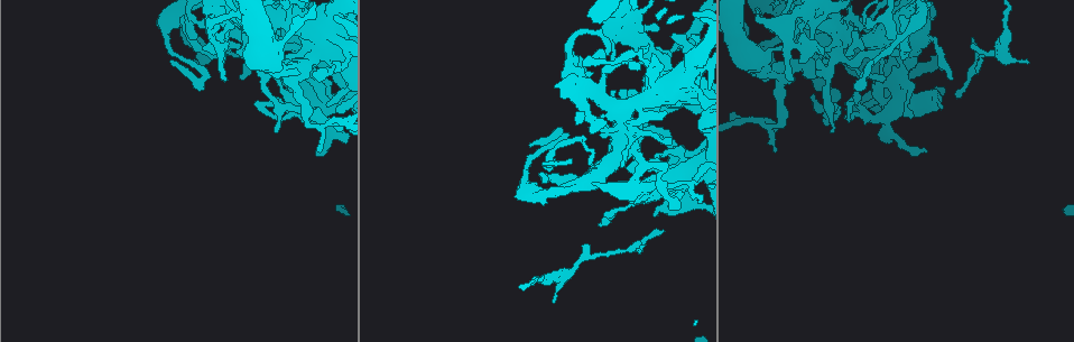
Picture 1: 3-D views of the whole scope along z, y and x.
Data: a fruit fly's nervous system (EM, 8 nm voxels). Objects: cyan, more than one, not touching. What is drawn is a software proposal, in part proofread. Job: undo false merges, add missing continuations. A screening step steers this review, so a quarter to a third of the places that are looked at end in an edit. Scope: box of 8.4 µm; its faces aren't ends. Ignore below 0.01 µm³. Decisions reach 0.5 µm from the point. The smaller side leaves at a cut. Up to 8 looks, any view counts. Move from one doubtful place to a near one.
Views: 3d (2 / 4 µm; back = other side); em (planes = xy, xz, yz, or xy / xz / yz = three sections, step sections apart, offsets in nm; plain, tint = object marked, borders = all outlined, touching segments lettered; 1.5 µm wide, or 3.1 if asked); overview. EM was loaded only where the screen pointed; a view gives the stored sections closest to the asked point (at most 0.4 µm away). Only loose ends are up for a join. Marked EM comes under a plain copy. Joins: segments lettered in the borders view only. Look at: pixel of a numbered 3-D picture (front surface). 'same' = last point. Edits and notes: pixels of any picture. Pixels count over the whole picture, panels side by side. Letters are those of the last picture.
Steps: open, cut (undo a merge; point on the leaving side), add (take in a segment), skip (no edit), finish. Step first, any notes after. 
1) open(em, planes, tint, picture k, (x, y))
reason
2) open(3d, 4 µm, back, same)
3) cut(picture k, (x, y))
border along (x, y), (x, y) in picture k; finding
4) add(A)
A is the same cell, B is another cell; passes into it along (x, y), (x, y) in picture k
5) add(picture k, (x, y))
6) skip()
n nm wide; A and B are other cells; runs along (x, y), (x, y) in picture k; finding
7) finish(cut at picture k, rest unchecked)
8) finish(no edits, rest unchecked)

open(em, planes, borders, picture 1, (774, 151))
thin end

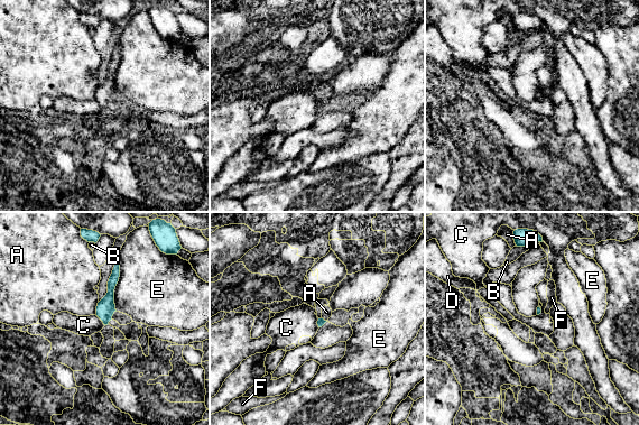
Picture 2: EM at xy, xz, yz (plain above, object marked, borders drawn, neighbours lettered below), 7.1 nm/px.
skip()
E touches over 400 nm; A, B, C, D, E and F are other cells; border along (95, 315), (104, 325) in picture 2; none of them fits

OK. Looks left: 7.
open(3d, 4 µm, picture 1, (571, 141))
abrupt turn

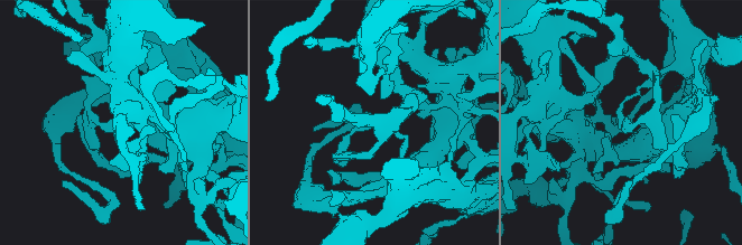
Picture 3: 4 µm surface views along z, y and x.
open(em, planes, tint, picture 3, (623, 126))

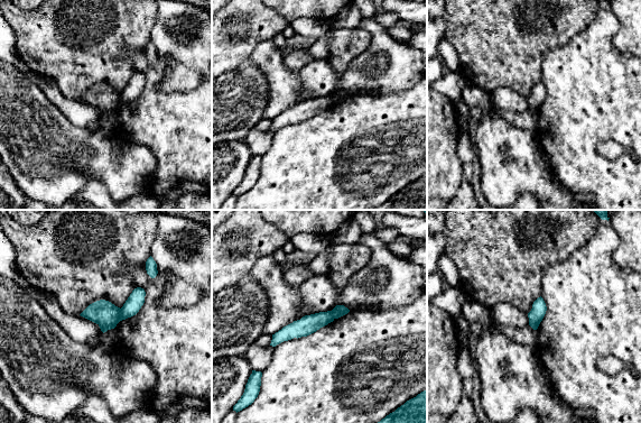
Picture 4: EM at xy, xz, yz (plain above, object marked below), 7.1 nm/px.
open(em, planes, borders, same)
what lies round it

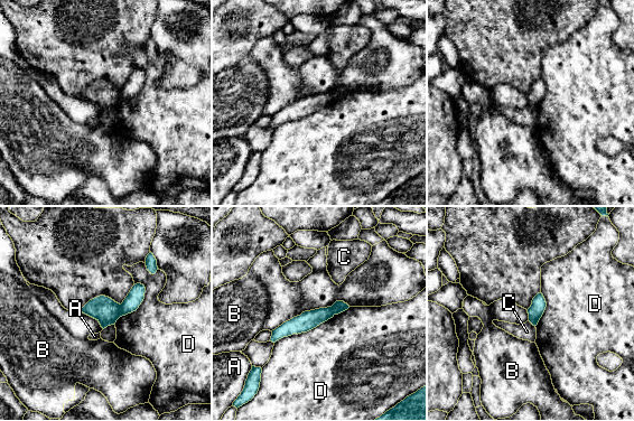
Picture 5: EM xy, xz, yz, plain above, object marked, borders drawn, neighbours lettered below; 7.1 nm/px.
cut(picture 5, (136, 296))
110 nm wide; D touches over 600 nm; A, B, C and D are other cells; a second neuron is stuck on

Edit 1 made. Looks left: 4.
open(em, xy, step 8, tint, picture 1, (327, 79))
an open end

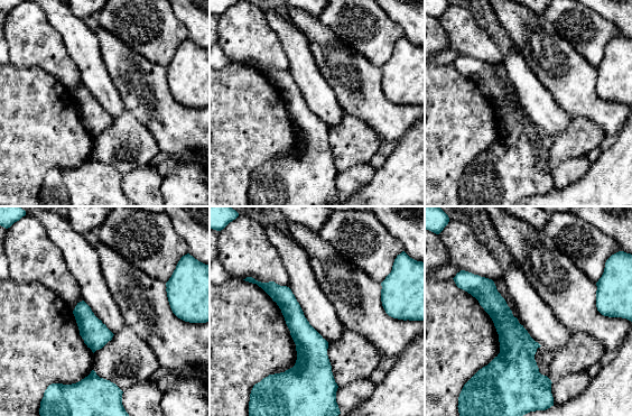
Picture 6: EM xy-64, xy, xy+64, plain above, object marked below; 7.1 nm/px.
open(em, planes, borders, same)

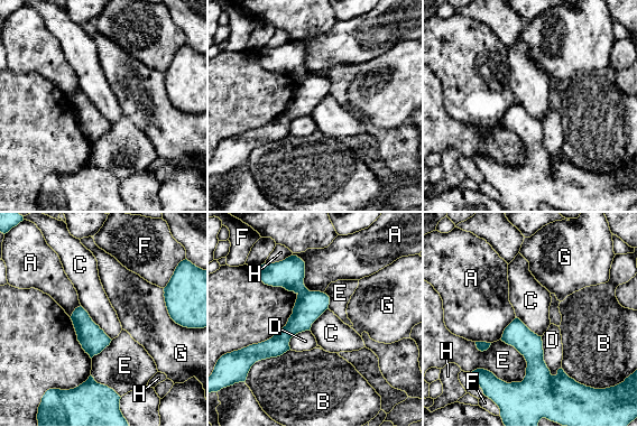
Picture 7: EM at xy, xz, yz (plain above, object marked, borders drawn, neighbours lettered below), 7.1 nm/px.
skip()
180 nm wide; A, B, C, D, E, F, G and H are other cells; runs along (262, 268), (302, 293), (277, 353) in picture 7; no lettered segment goes on from it

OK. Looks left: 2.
finish(cut at picture 5, rest unchecked)

